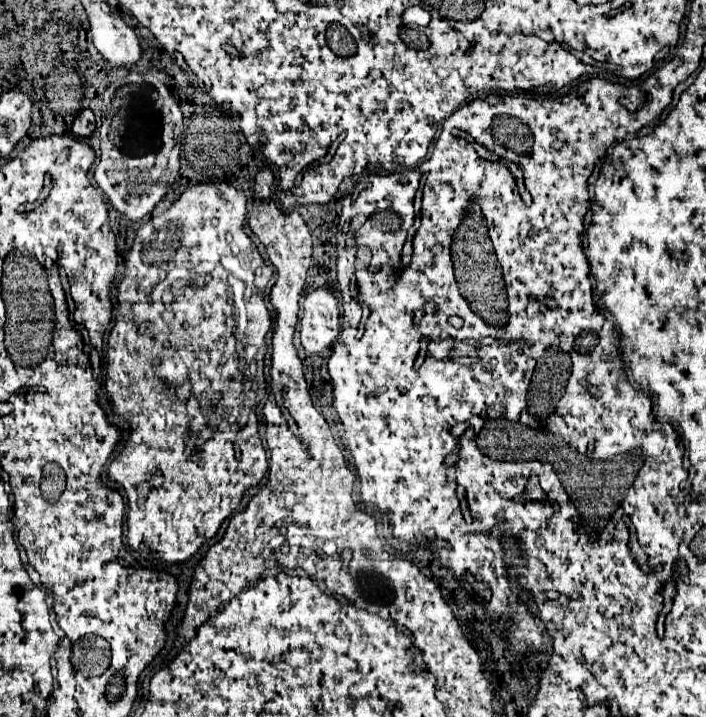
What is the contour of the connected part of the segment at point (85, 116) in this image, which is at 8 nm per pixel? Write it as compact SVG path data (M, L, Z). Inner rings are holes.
M83 109L83 111L75 117L71 131L73 131L73 135L85 137L85 139L87 139L87 137L93 133L93 129L95 129L95 117L93 117L93 111L91 111L91 109Z

